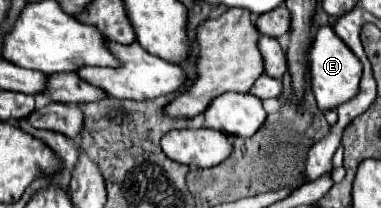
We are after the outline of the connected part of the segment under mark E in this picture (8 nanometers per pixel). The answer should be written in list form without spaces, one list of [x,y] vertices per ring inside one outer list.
[[[323,26],[317,30],[309,50],[309,72],[311,72],[311,90],[315,94],[317,106],[321,112],[327,112],[355,98],[355,94],[359,92],[363,66],[359,58],[341,42],[341,38],[337,38],[337,34],[329,26]]]

